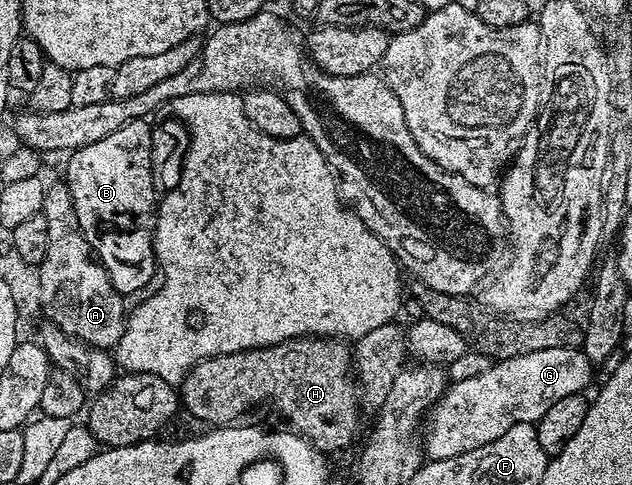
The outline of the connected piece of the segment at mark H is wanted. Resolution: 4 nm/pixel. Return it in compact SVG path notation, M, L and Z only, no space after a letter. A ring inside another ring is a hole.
M301 335L298 339L288 339L282 343L276 343L270 347L256 347L250 351L240 351L239 353L227 353L226 355L216 355L210 359L204 359L196 363L190 371L187 372L185 378L179 384L179 399L185 407L197 419L209 423L205 425L233 425L238 422L240 415L248 413L252 407L274 407L275 410L281 411L281 415L286 419L288 426L292 428L296 434L302 439L309 440L316 451L332 453L340 447L345 447L357 435L357 426L361 423L362 412L359 410L359 391L355 386L355 360L348 342L340 339L326 339L315 335Z

